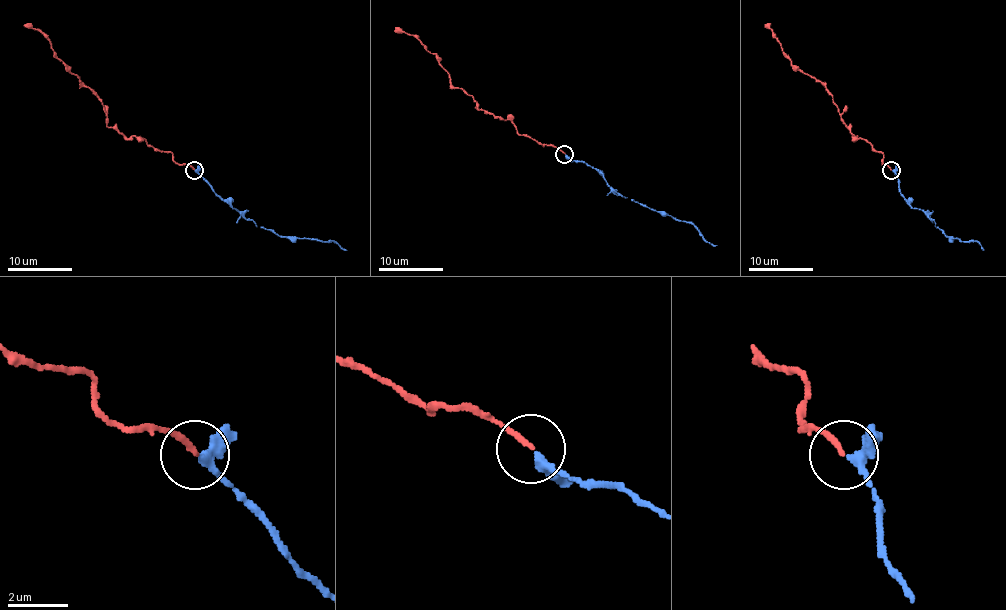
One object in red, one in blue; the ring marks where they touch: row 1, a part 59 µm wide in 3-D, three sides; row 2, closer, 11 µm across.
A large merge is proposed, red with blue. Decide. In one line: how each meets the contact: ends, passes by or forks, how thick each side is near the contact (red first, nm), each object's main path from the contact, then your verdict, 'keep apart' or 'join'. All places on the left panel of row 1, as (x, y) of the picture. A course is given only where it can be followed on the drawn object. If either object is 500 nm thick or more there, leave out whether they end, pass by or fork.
red ends; blue passes by; calibres 200 and 280 nm; course red (194, 169), (178, 164), (170, 151), (108, 127), (97, 96), (40, 32), (24, 25); course blue (194, 169), (220, 197), (256, 226), (280, 236), (334, 241), (347, 250); join

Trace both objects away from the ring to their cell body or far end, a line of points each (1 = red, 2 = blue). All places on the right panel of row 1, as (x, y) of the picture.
1: (891, 169), (883, 164), (880, 151), (856, 139), (833, 96), (791, 62), (765, 25)
2: (891, 169), (898, 177), (898, 190), (914, 208), (921, 208), (947, 236), (960, 241), (976, 241), (982, 250)

